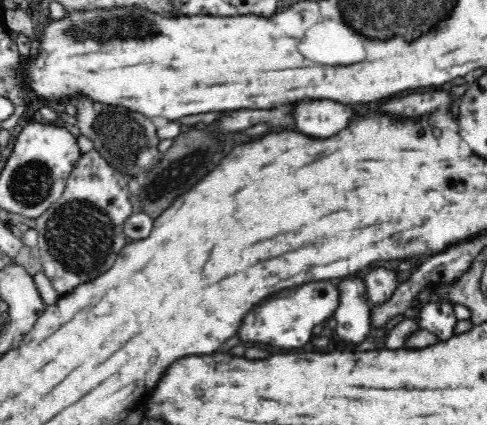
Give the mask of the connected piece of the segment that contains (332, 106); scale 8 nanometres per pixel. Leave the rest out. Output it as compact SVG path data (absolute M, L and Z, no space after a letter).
M314 100L302 102L294 108L294 126L296 130L314 136L330 138L338 134L354 116L354 108L344 106L332 100Z

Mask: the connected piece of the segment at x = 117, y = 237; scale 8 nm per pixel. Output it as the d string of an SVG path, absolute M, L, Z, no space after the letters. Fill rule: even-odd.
M94 148L82 154L60 198L35 219L42 271L60 296L98 278L127 246L124 223L133 208L127 181Z

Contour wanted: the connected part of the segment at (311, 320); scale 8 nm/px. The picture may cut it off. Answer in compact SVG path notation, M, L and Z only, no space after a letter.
M316 280L282 289L272 294L267 300L262 300L252 311L247 313L238 328L240 340L250 342L262 342L276 348L300 348L306 346L314 337L312 330L316 325L324 325L334 317L339 306L339 288L329 280Z

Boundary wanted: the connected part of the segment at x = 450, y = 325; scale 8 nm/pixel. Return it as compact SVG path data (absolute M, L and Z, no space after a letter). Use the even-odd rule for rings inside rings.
M430 301L417 316L419 328L425 328L438 337L439 341L452 338L459 322L453 310L453 302Z

